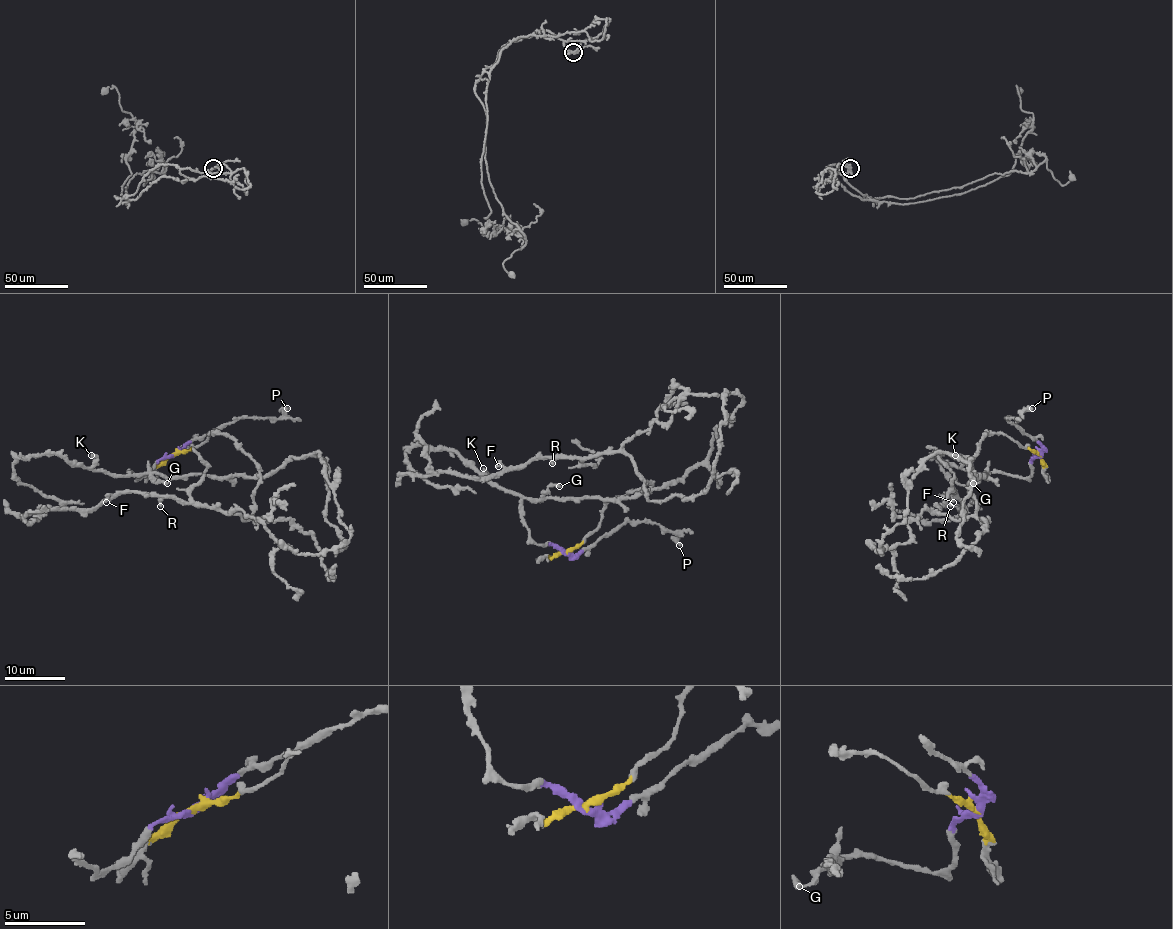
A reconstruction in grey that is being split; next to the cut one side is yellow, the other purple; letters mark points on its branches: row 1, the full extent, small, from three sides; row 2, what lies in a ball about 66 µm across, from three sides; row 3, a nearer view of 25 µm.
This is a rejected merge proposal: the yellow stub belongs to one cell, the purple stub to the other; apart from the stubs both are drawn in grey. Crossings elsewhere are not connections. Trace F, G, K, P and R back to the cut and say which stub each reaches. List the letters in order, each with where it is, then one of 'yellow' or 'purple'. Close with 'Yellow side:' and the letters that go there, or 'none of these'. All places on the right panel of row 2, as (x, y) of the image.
F: at (953, 502); yellow
G: at (973, 483); purple
K: at (955, 455); purple
P: at (1032, 408); purple
R: at (950, 506); yellow
Yellow side: F, R

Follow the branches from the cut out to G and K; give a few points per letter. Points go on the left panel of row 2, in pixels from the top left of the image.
G: (174, 453), (139, 478), (130, 472), (131, 475), (148, 473), (157, 482), (168, 484)
K: (174, 453), (139, 478), (130, 472), (127, 475), (96, 472), (92, 469), (96, 458), (90, 455)

